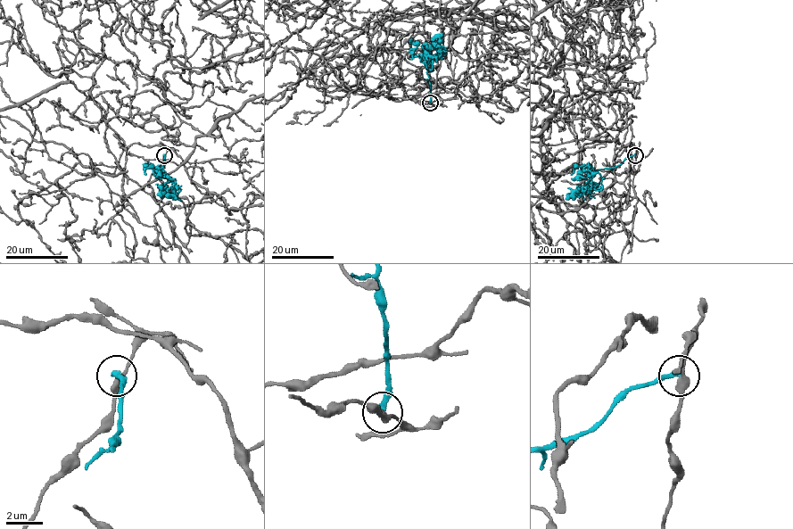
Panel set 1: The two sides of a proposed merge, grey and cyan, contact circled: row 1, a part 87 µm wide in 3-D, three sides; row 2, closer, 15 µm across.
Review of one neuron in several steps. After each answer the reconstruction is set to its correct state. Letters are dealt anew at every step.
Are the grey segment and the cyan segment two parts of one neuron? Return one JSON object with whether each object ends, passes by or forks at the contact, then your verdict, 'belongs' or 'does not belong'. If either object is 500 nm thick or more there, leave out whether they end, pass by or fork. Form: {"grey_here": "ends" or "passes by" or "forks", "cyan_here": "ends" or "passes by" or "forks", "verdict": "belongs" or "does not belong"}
{"grey_here": "passes by", "cyan_here": "ends", "verdict": "does not belong"}

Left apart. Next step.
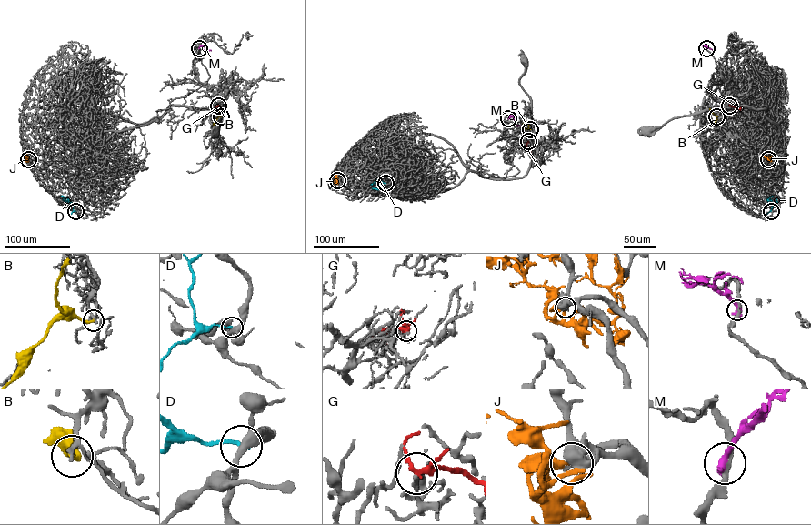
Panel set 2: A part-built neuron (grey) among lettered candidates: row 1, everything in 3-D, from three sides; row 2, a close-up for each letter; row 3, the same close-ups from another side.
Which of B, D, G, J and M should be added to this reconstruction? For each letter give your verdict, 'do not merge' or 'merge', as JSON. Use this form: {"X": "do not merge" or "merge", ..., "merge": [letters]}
{"B": "do not merge", "D": "do not merge", "G": "do not merge", "J": "do not merge", "M": "do not merge", "merge": []}

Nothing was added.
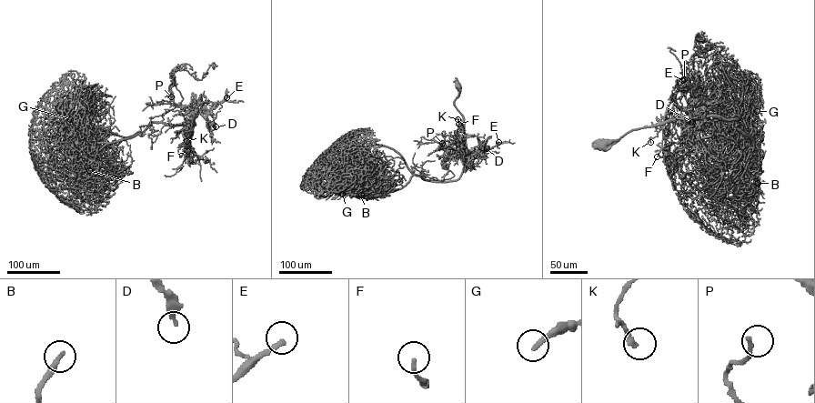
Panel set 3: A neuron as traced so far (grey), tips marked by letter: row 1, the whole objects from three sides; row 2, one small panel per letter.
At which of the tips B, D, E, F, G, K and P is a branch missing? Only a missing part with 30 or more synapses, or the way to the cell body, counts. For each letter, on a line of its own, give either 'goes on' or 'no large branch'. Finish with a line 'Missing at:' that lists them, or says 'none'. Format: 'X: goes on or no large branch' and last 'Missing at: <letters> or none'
B: goes on
D: no large branch
E: no large branch
F: no large branch
G: no large branch
K: no large branch
P: no large branch
Missing at: B

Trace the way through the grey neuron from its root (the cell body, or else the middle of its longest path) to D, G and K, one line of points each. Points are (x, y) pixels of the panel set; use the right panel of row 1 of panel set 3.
D: (602, 145), (618, 141), (635, 129), (670, 121), (702, 117), (705, 98), (700, 114), (691, 117), (692, 122)
G: (602, 145), (709, 116), (738, 115), (729, 128), (755, 133), (747, 136), (735, 126), (737, 109), (757, 111)
K: (602, 145), (618, 141), (635, 129), (659, 125), (658, 135), (650, 137), (650, 142)

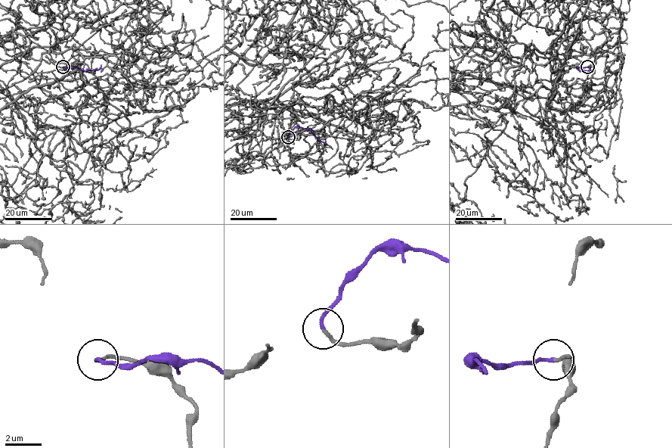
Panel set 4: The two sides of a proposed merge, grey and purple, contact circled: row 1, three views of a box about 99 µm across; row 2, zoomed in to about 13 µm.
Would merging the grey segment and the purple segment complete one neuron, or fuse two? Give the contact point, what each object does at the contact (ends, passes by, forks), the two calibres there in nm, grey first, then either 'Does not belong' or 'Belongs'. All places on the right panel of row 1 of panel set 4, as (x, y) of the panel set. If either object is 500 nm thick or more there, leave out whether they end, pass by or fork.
Place: (587, 66). At the ring grey ends. At the ring purple ends. Thickness 170 nm (grey) against 180 nm. Belongs

